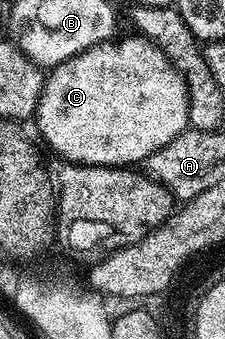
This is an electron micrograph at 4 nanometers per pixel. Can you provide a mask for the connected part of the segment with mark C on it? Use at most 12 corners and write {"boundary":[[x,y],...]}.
{"boundary":[[138,34],[50,69],[57,155],[142,165],[188,128],[187,86]]}

